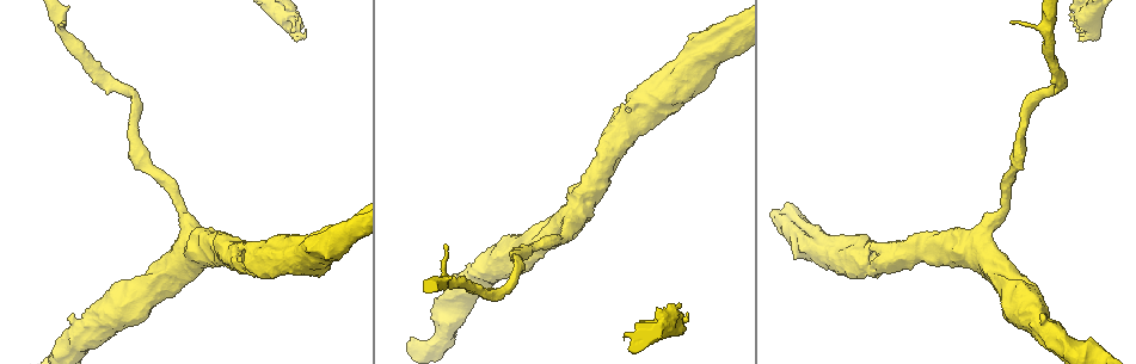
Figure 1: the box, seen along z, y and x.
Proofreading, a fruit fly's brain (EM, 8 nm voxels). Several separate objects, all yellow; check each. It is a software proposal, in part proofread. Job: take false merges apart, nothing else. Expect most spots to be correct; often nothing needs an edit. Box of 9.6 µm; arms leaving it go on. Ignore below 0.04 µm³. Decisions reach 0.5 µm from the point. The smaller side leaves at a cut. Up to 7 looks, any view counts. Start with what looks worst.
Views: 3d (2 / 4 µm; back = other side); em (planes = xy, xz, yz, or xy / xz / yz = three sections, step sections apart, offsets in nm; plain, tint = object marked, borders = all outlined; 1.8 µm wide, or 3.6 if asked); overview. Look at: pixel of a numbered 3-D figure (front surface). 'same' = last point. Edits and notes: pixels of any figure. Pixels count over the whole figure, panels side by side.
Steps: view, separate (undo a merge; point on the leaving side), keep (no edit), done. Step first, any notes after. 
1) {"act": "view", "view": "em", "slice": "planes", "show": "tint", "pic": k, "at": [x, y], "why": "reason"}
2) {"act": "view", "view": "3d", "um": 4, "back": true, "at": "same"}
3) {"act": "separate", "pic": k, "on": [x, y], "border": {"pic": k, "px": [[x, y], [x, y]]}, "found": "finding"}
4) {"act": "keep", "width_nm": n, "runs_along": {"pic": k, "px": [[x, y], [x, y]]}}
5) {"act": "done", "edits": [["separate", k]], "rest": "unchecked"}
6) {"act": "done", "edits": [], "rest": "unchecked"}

{"act": "view", "view": "em", "slice": "xz", "step": 8, "show": "tint", "pic": 1, "at": [898, 253], "why": "branch point"}

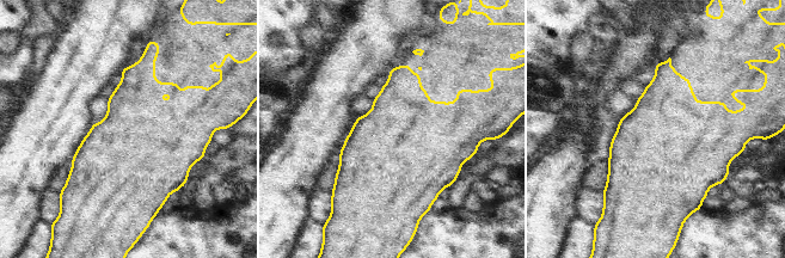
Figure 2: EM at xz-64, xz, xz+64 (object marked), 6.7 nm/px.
{"act": "view", "view": "em", "slice": "planes", "show": "tint", "at": "same", "why": "another direction"}

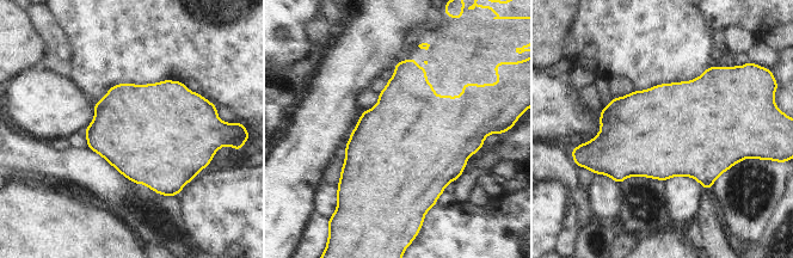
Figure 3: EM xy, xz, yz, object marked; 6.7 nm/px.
{"act": "keep", "found": "one cell here"}

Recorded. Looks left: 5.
{"act": "view", "view": "em", "um": 3.6, "slice": "yz", "step": 4, "show": "plain", "pic": 1, "at": [292, 25], "why": "sudden change in width"}

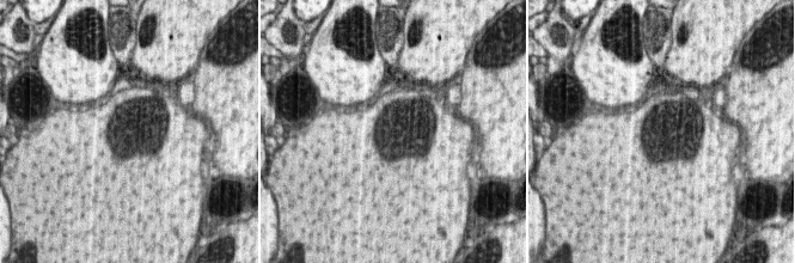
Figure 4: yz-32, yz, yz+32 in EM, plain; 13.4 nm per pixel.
{"act": "view", "view": "em", "um": 3.6, "slice": "yz", "step": 4, "show": "borders", "at": "same", "why": "see the neighbours"}

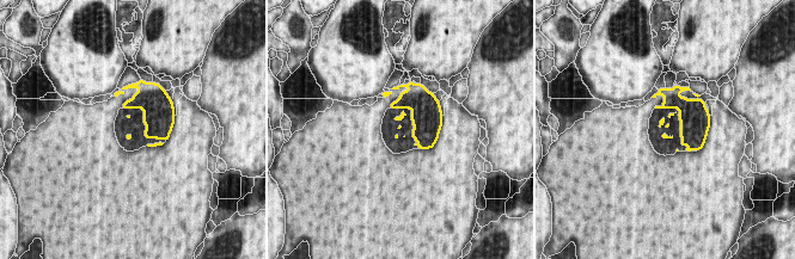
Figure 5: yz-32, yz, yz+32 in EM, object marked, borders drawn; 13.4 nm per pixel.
{"act": "keep", "found": "all the same cell"}

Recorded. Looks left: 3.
{"act": "view", "view": "em", "um": 3.6, "slice": "planes", "show": "tint", "pic": 1, "at": [563, 236], "why": "calibre changes"}

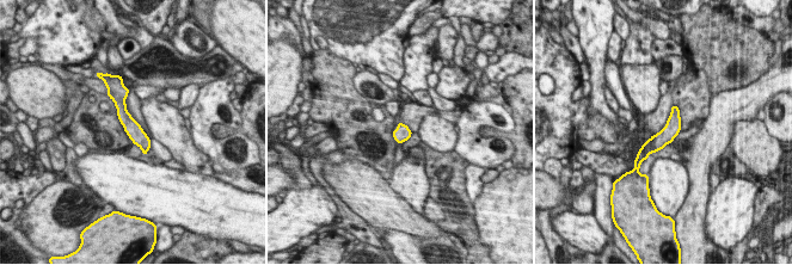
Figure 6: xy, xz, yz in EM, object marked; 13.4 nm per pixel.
{"act": "keep", "runs_along": {"pic": 6, "px": [[674, 109], [673, 127], [642, 153]]}, "found": "one cell here"}

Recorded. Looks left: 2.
{"act": "done", "edits": [], "rest": "unchecked"}

